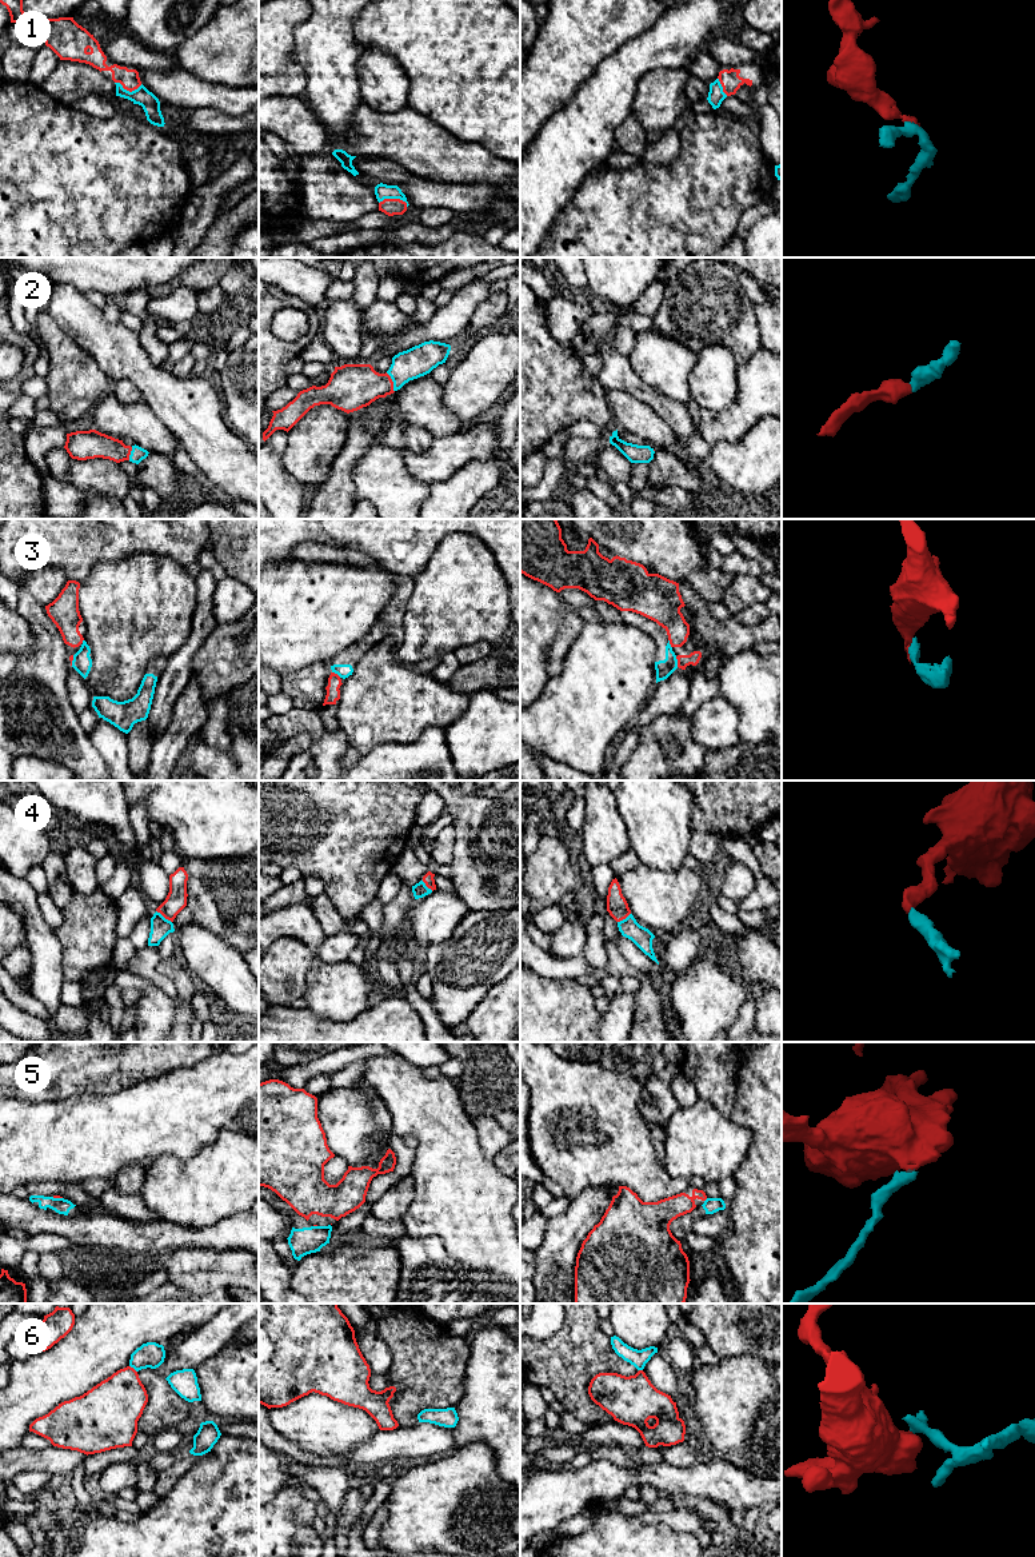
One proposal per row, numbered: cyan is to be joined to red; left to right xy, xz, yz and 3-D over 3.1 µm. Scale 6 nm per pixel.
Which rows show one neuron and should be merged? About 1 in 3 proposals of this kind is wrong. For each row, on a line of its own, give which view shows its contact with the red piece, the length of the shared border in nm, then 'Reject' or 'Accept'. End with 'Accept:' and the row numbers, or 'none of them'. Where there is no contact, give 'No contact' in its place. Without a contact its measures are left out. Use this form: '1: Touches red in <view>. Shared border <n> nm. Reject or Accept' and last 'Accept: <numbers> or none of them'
1: Touches red in xz. Shared border 180 nm. Accept
2: Touches red in xz. Shared border 130 nm. Accept
3: Touches red in yz. Shared border 70 nm. Reject
4: Touches red in xy. Shared border 120 nm. Accept
5: Touches red in xy. Shared border 60 nm. Reject
6: Touches red in xy. Shared border 60 nm. Reject
Accept: 1, 2, 4

